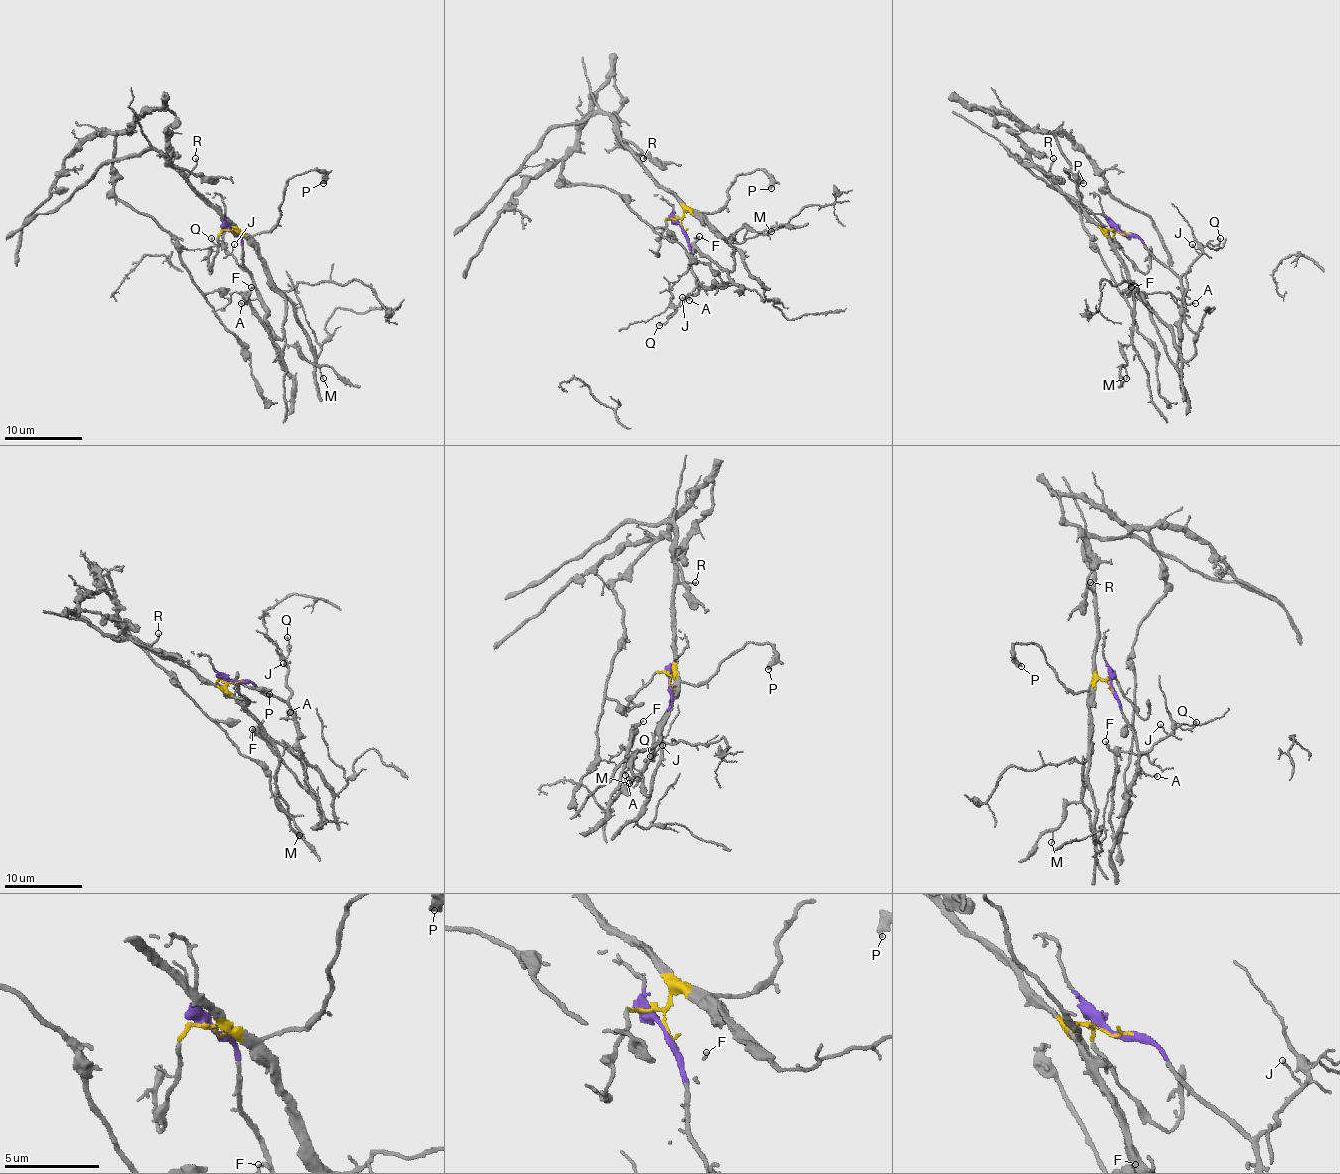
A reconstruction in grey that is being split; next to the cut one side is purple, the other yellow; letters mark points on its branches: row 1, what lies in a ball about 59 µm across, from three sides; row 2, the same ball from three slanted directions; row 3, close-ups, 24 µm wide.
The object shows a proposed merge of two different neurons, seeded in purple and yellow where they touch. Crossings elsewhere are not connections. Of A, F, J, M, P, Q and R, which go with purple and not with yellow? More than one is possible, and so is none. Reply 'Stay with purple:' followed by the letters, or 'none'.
Stay with purple: A, F, J, Q

